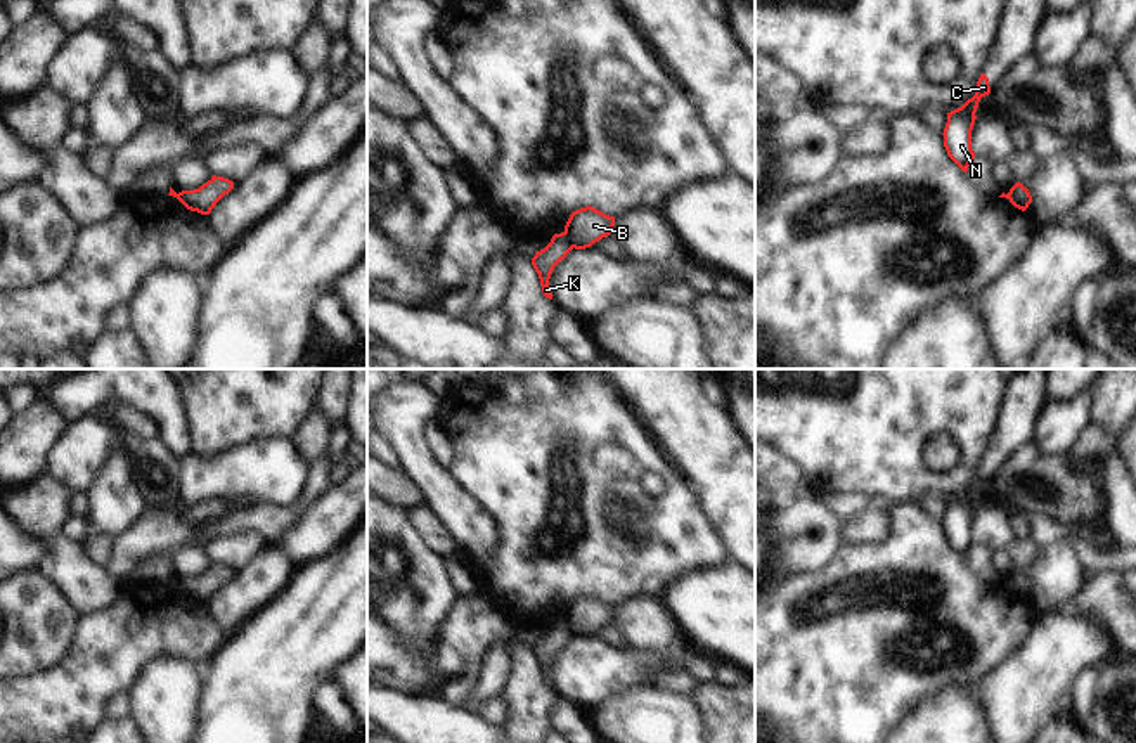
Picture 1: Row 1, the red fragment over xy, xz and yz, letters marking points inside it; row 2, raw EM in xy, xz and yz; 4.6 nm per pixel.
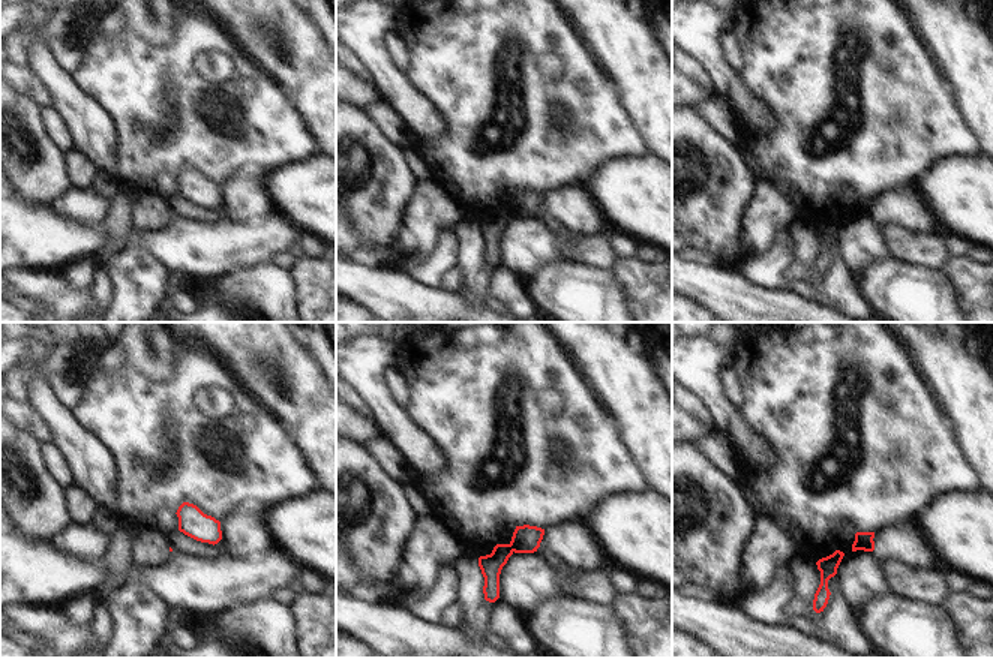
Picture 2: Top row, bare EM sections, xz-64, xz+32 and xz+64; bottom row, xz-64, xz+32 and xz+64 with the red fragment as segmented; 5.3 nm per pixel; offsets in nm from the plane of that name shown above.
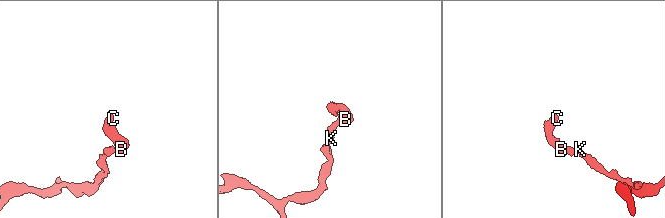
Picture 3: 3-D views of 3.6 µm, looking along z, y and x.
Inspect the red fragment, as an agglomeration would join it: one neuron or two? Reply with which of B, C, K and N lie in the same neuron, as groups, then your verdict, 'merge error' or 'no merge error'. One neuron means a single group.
B C N / K | merge error

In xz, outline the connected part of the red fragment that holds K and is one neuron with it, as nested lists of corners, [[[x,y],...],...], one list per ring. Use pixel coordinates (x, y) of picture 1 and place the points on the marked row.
[[[565,232],[554,234],[551,242],[535,253],[532,258],[532,265],[535,272],[539,274],[542,293],[545,298],[552,300],[549,279],[554,270],[554,267],[566,258],[566,255],[571,251],[571,244]]]

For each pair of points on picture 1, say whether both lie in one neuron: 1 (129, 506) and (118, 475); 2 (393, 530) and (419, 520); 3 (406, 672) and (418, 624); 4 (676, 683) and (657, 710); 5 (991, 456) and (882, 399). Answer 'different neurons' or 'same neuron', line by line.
1: same neuron
2: different neurons
3: different neurons
4: different neurons
5: different neurons

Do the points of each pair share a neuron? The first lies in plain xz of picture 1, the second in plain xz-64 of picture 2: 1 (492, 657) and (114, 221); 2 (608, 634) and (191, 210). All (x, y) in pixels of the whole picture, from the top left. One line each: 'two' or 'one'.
1: one
2: one

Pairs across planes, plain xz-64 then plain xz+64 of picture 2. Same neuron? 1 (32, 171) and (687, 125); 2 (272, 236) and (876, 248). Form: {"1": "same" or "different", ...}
{"1": "same", "2": "same"}

